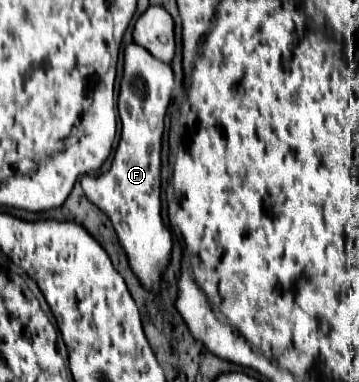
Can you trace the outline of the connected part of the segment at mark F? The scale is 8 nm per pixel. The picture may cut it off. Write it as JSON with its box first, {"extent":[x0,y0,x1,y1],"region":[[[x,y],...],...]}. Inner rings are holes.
{"extent":[80,43,174,291],"region":[[[136,43],[126,45],[124,75],[118,95],[122,131],[112,167],[100,177],[86,177],[80,181],[84,195],[110,217],[118,239],[128,253],[132,271],[140,277],[142,285],[152,291],[156,291],[158,279],[164,267],[168,267],[172,251],[172,235],[164,227],[160,215],[160,145],[172,89],[174,73],[170,65],[148,55],[148,51]]]}

